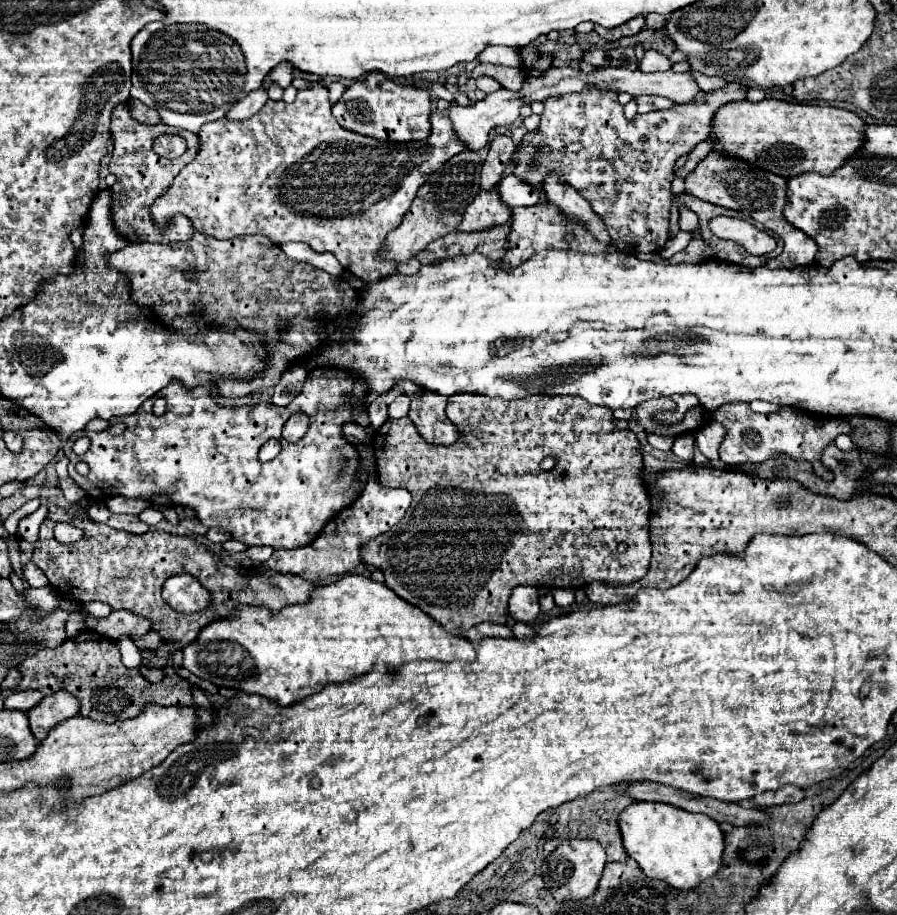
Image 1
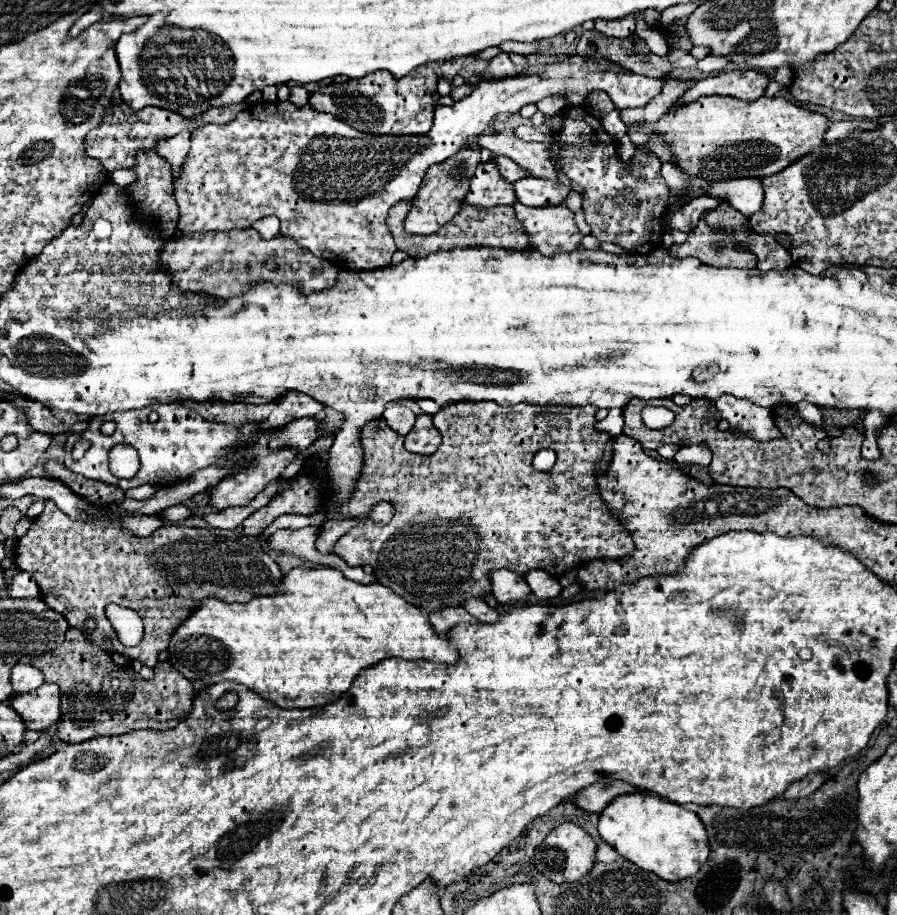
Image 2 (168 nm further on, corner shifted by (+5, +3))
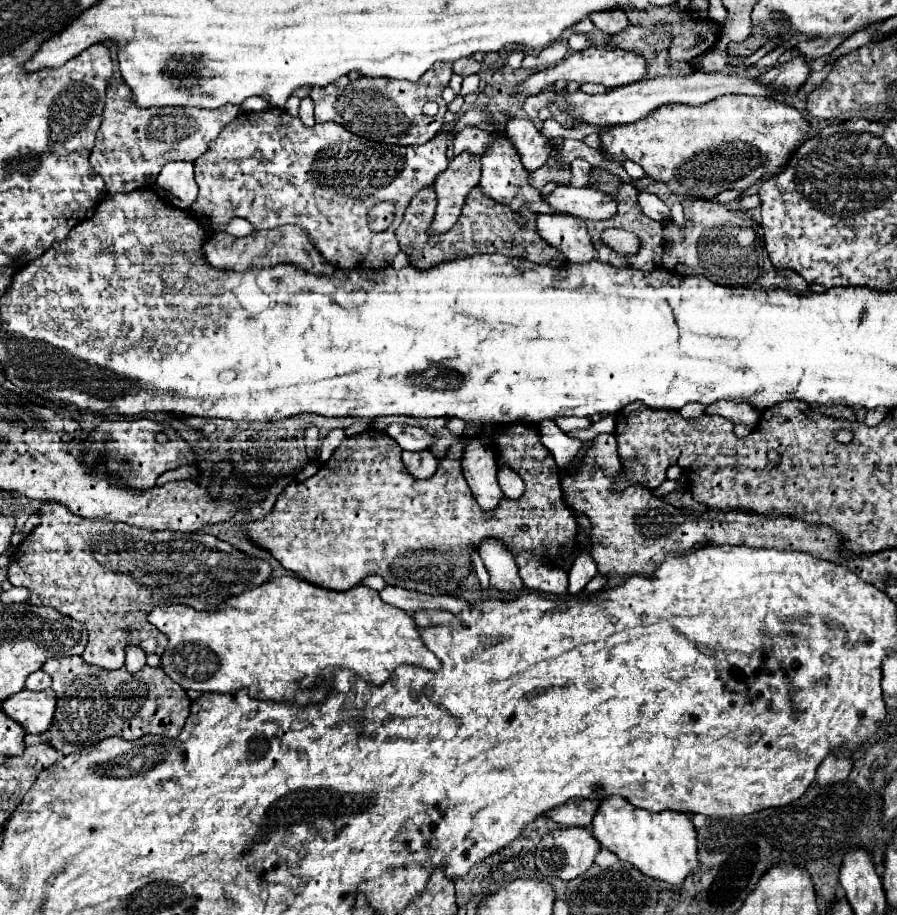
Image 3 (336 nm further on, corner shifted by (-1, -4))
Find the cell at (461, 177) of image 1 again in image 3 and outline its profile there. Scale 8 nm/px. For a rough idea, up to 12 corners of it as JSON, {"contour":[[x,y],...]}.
{"contour":[[460,153],[436,177],[432,233],[452,227],[470,189],[480,157]]}

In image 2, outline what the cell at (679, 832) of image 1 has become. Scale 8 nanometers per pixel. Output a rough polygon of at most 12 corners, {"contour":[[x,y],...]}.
{"contour":[[624,794],[598,832],[668,882],[710,856],[698,814],[654,794]]}

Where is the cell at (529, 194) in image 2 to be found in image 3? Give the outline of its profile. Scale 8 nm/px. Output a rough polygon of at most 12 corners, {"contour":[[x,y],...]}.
{"contour":[[558,187],[546,201],[580,219],[616,215],[616,201],[592,187]]}

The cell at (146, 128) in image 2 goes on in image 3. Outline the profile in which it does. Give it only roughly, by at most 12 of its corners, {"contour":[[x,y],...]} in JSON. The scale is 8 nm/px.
{"contour":[[106,89],[90,155],[108,193],[194,163],[240,107],[134,105]]}

